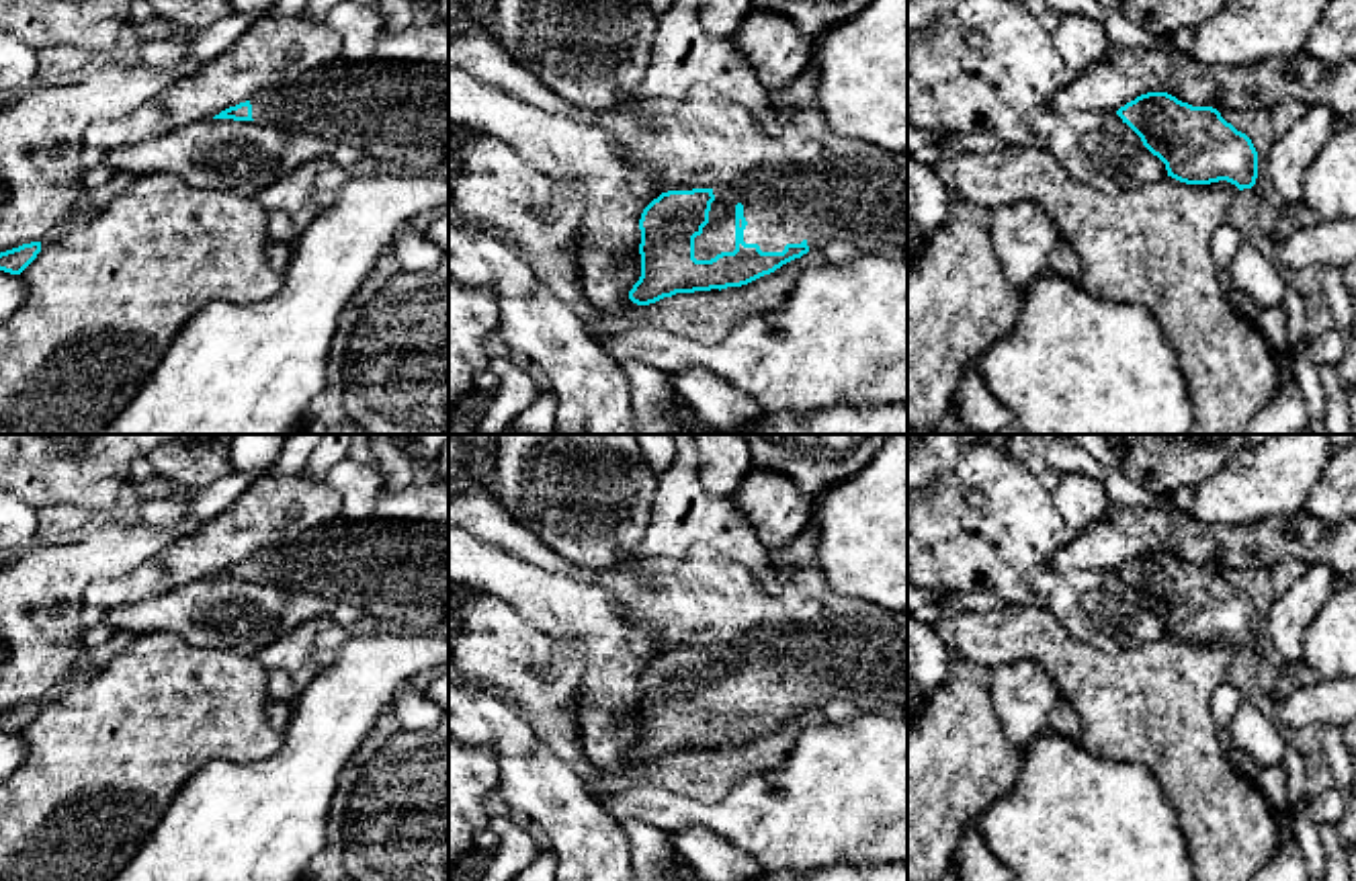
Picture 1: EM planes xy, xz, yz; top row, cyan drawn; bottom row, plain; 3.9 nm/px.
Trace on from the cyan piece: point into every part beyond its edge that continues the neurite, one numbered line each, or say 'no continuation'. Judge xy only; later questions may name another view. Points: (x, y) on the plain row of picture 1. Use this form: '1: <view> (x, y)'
1: xy (394, 570)

